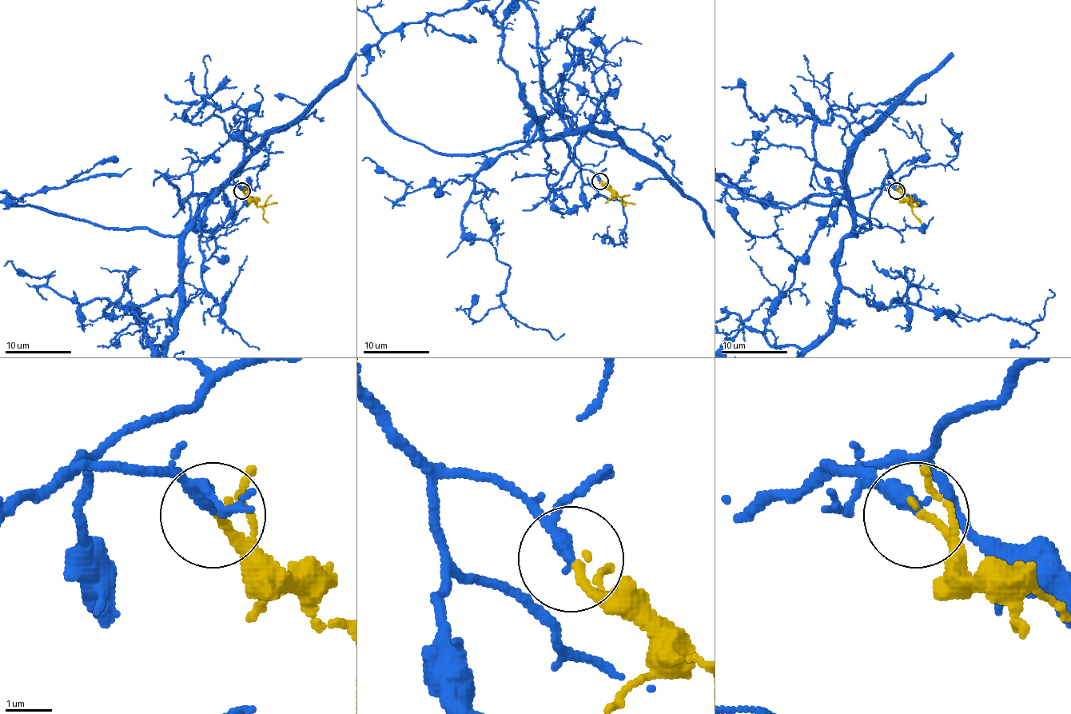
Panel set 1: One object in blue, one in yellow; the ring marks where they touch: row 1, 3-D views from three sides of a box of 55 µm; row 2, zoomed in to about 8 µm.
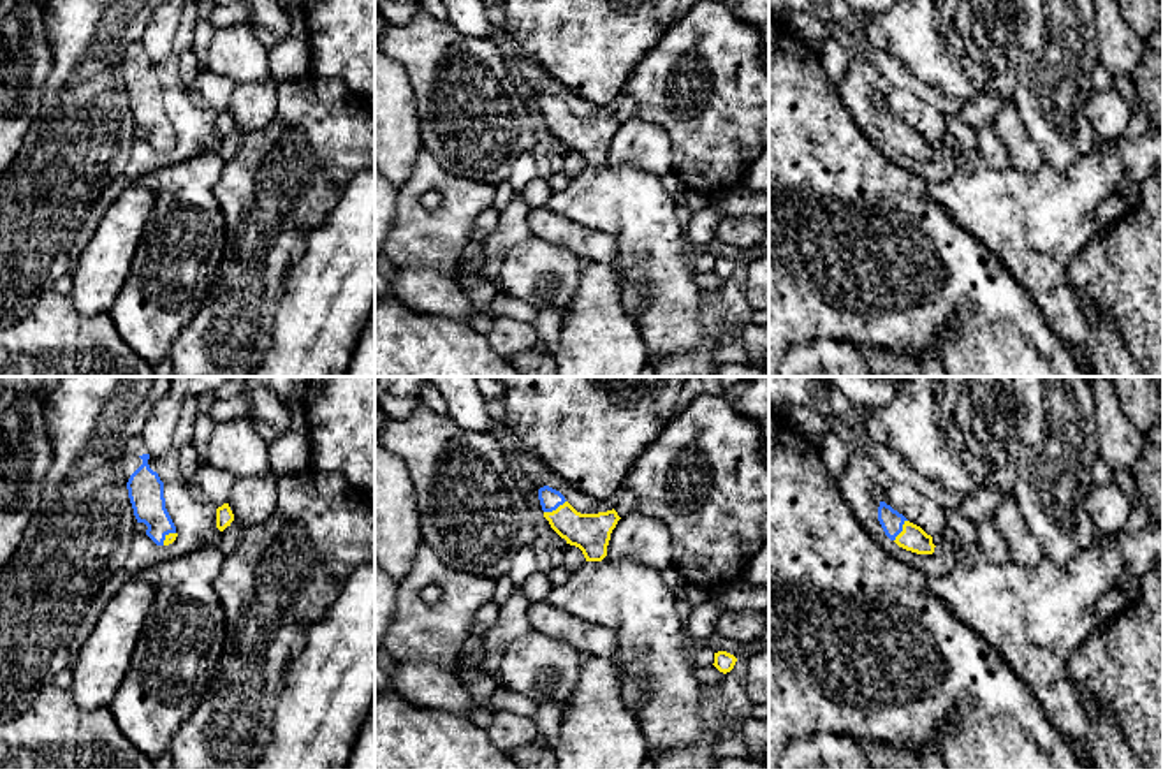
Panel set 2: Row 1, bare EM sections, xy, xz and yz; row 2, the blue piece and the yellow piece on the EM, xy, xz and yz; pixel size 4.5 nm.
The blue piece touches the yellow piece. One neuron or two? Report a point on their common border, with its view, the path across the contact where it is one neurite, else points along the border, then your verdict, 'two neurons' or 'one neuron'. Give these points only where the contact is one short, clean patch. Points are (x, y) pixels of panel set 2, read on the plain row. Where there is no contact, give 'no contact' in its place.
meets blue in xz at (555, 115); runs through xz (549, 104), (555, 115), (576, 134), (590, 138); one neuron

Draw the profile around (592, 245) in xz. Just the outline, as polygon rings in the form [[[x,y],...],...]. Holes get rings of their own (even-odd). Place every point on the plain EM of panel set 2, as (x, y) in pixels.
[[[533,208],[528,223],[533,236],[570,250],[582,262],[611,264],[614,260],[616,239],[607,232],[572,222],[545,208]]]

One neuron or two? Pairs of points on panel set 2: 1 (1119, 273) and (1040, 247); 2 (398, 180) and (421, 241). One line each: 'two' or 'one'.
1: two
2: two

